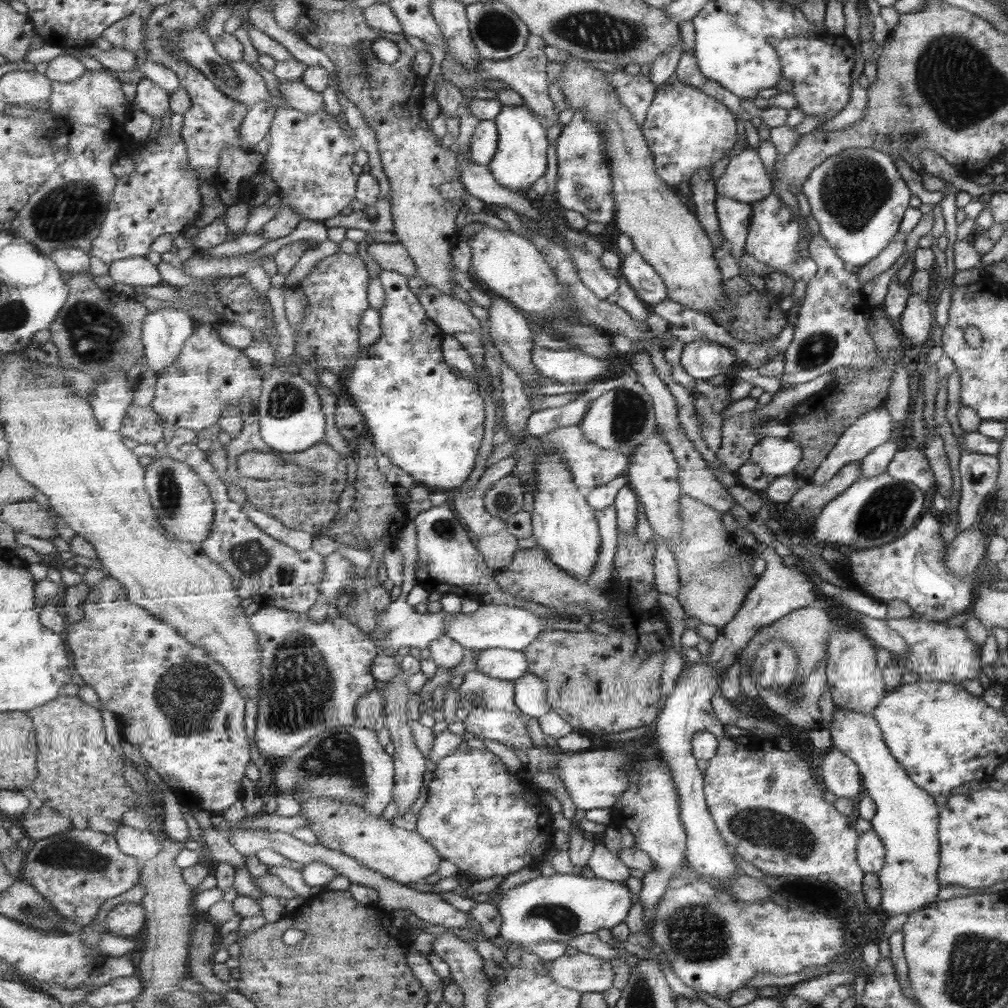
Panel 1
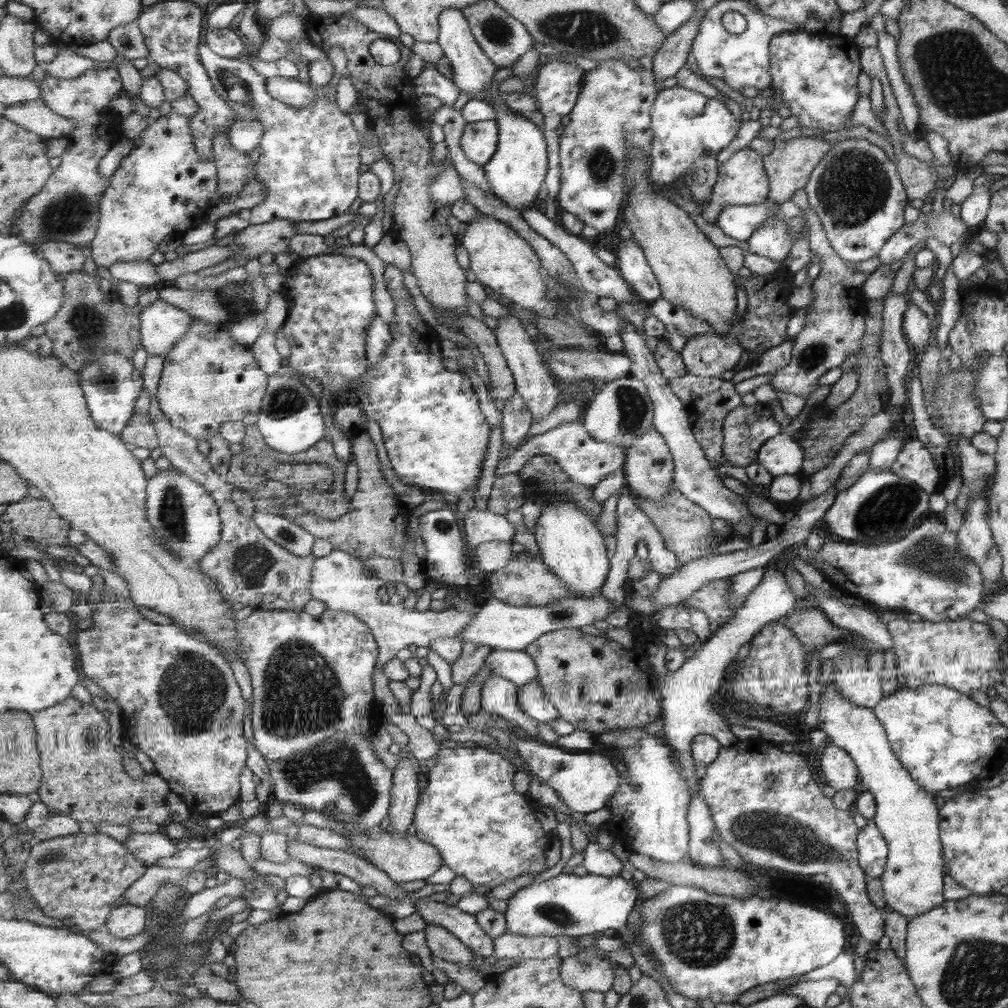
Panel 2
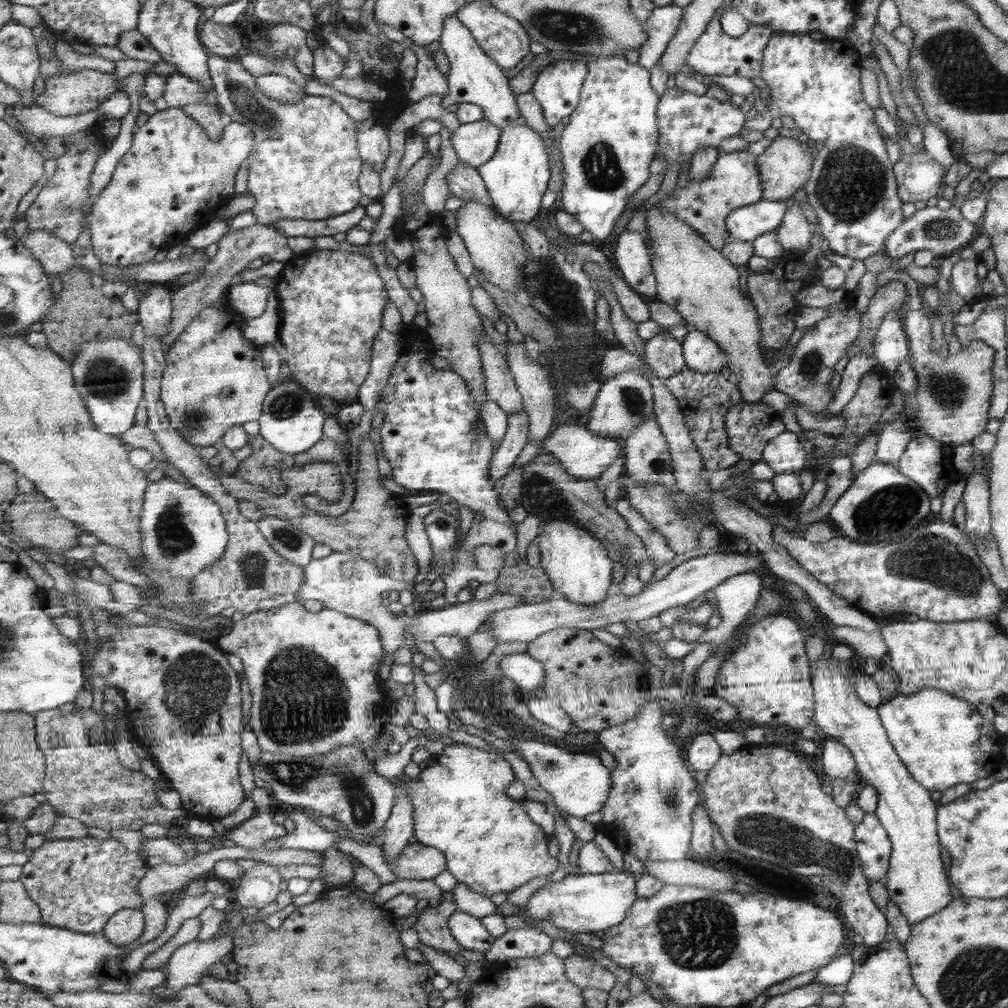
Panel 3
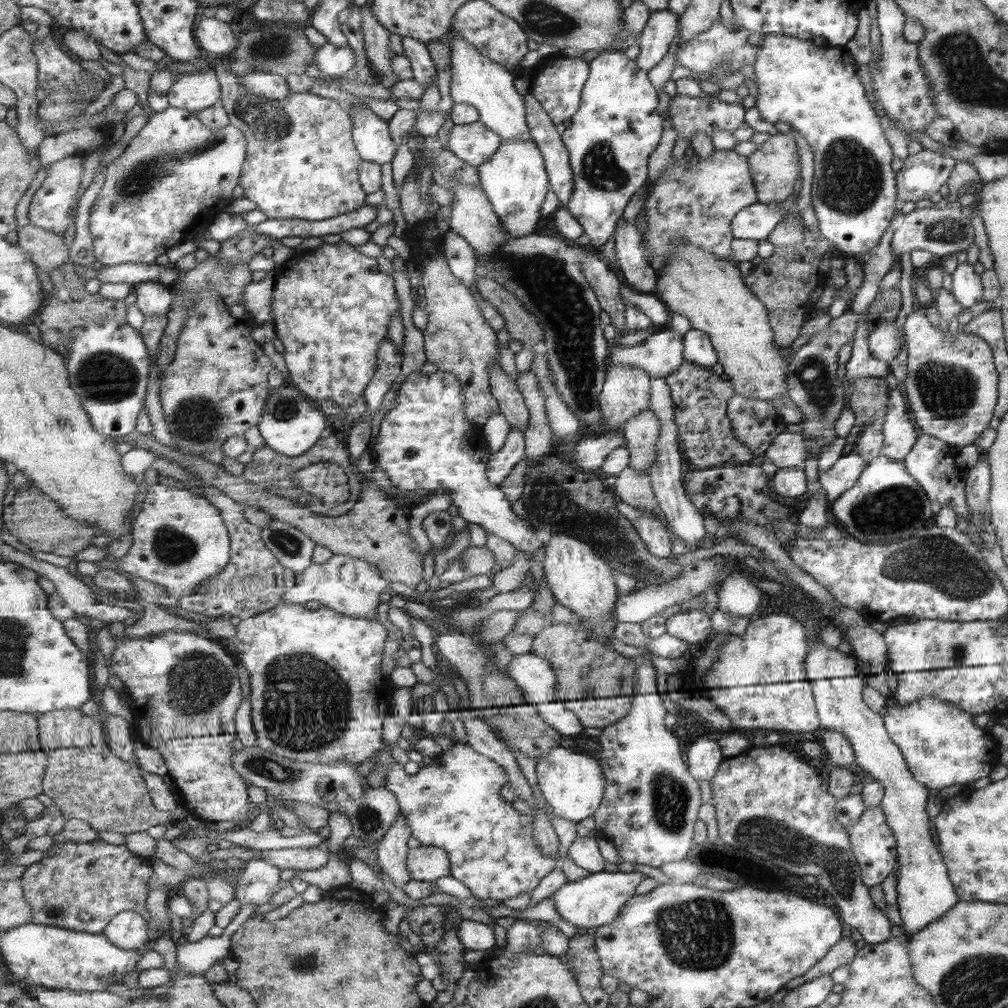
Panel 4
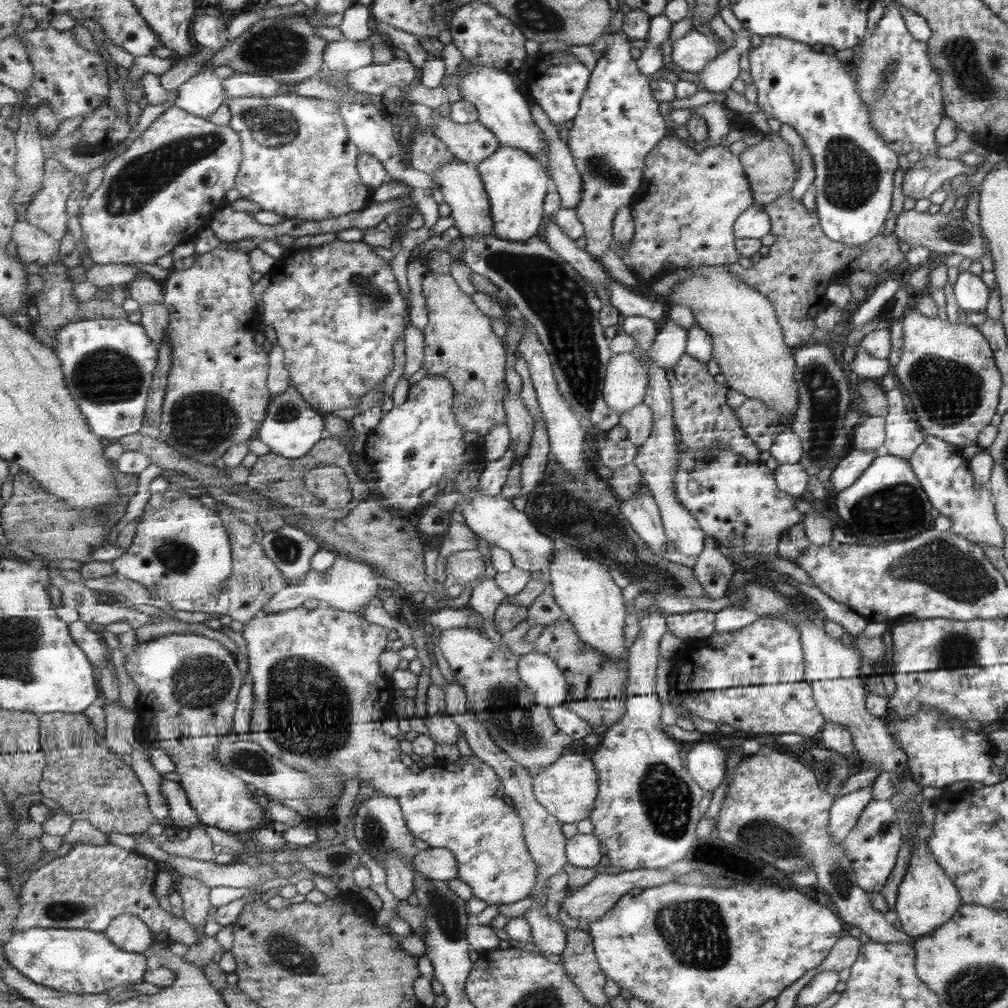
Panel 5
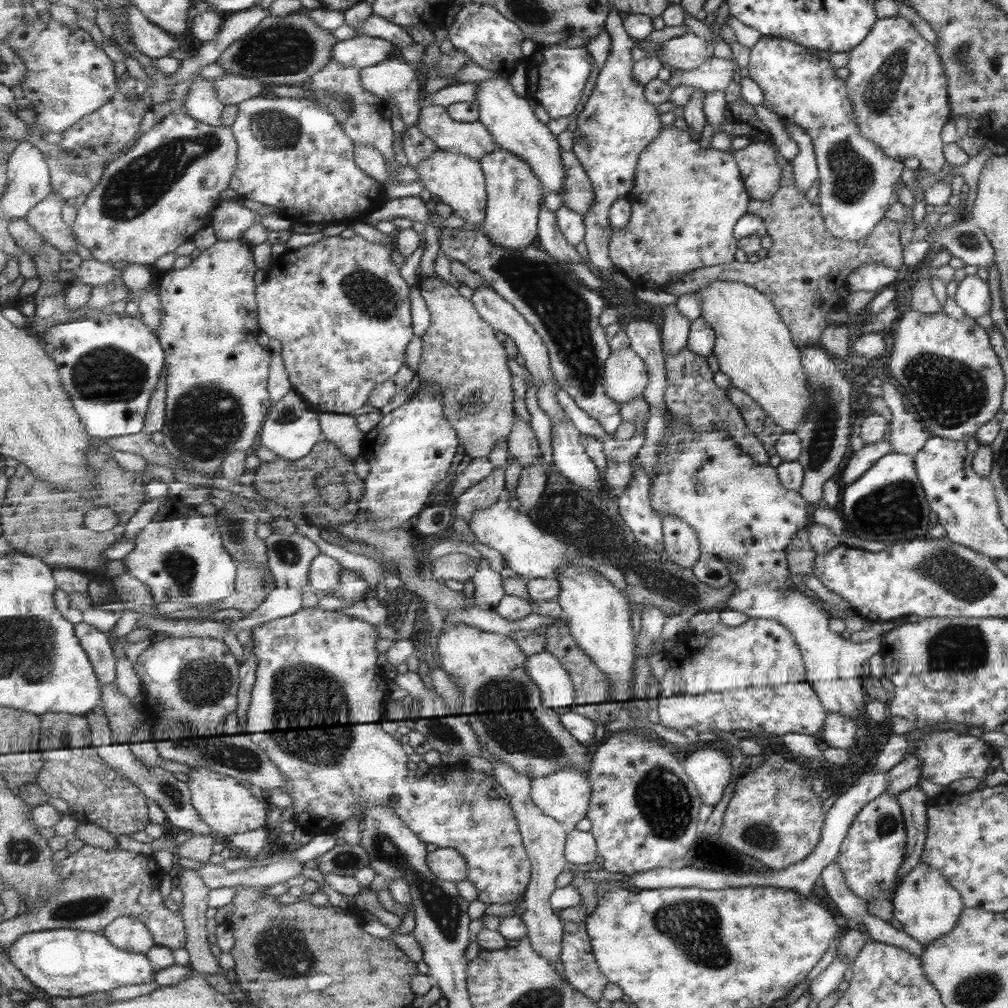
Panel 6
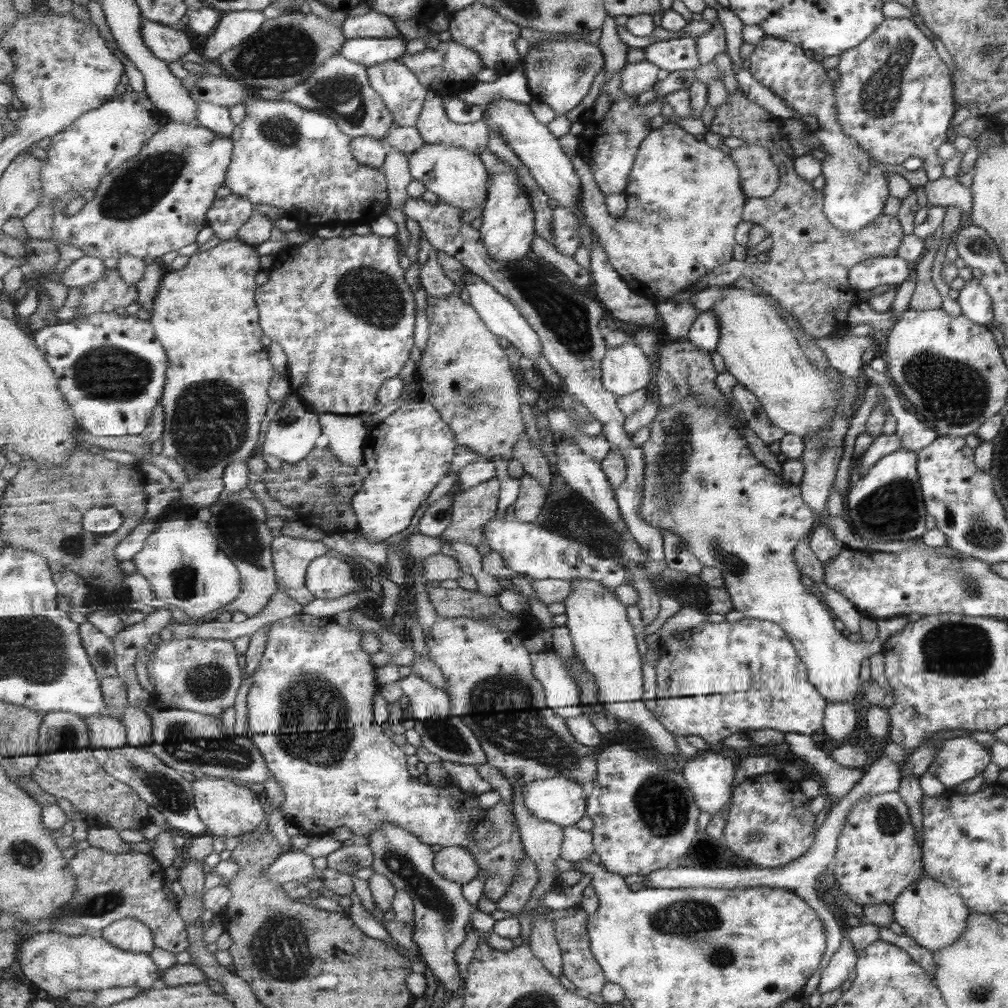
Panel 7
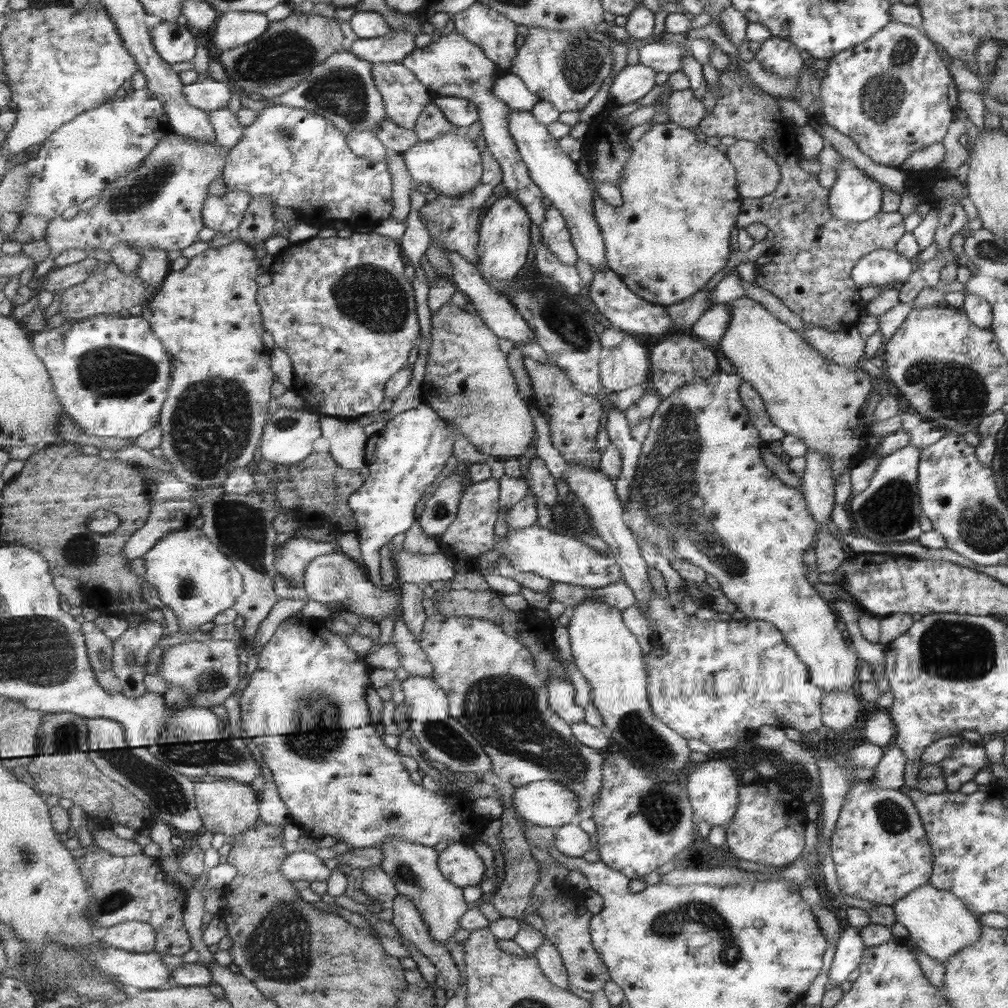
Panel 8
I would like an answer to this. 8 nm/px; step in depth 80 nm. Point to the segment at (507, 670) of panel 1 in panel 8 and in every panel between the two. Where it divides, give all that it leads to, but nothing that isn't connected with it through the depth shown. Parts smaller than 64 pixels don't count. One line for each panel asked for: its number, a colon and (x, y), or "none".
2: (517, 666)
3: (528, 673)
4: (534, 674)
5: (542, 674)
6: (555, 683)
7: (562, 692)
8: (563, 701)

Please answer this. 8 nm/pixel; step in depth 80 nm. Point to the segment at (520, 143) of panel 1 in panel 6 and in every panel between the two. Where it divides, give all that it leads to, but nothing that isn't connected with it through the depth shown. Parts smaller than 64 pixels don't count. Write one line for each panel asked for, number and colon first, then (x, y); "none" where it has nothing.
2: (517, 172)
3: (517, 176)
4: (516, 179)
5: (516, 181)
6: (515, 191)

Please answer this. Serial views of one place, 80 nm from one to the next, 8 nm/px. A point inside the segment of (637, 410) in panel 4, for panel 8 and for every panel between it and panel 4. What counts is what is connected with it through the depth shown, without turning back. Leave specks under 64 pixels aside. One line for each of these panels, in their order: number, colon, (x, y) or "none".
5: (627, 380)
6: (627, 377)
7: (627, 370)
8: (628, 365)

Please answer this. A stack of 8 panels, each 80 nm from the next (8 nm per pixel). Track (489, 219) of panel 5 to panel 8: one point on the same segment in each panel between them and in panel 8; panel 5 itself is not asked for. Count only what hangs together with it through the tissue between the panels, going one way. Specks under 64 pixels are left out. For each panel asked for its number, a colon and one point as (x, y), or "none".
6: (455, 179)
7: (457, 176)
8: (452, 165)

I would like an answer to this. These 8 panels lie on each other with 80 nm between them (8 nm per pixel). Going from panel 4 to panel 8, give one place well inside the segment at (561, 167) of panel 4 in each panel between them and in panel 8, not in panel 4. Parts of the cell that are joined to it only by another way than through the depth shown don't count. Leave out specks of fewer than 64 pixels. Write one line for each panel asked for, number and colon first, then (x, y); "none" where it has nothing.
5: (563, 170)
6: (579, 195)
7: (685, 198)
8: (670, 238)

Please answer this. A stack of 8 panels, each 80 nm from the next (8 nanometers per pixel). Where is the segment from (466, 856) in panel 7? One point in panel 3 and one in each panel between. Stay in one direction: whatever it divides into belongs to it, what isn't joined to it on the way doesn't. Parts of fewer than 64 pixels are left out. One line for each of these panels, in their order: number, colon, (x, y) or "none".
3: (419, 862)
4: (426, 863)
5: (438, 864)
6: (448, 864)

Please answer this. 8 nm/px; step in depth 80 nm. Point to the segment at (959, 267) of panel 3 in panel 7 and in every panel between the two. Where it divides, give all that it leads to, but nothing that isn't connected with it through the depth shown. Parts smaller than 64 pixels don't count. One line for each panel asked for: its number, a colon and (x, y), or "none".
4: (966, 288)
5: (971, 294)
6: (971, 295)
7: (975, 304)

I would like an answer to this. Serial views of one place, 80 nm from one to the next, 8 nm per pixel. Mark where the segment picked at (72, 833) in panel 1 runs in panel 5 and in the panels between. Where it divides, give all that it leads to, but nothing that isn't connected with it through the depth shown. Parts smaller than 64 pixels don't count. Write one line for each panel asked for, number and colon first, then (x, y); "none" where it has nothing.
2: (78, 879)
3: (79, 885)
4: (81, 886)
5: (87, 888)

